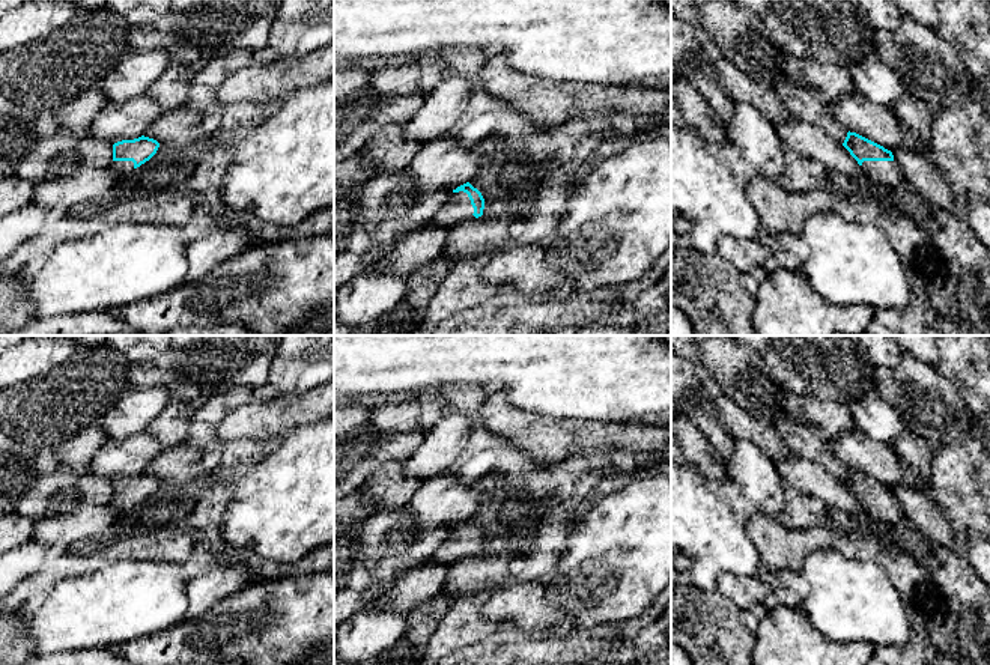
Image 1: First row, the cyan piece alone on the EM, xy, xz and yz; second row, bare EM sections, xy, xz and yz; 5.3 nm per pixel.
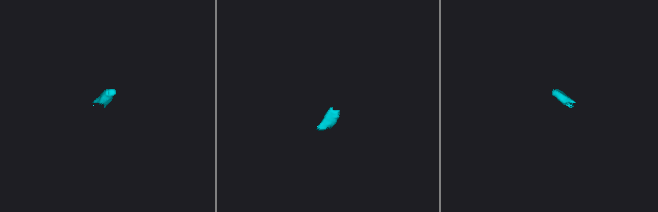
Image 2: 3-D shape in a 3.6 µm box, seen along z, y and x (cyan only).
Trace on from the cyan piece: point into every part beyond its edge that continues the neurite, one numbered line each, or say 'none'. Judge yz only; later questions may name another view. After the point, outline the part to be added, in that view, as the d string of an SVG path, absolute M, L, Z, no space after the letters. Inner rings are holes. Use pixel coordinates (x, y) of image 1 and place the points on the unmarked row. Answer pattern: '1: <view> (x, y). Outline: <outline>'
1: yz (886, 509). Outline: M864 498L861 506L885 522L897 524L906 519L903 506L894 498Z

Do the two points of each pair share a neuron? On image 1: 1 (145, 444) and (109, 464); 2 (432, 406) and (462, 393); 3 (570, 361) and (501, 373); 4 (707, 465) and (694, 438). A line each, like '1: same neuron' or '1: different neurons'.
1: same neuron
2: different neurons
3: same neuron
4: same neuron

